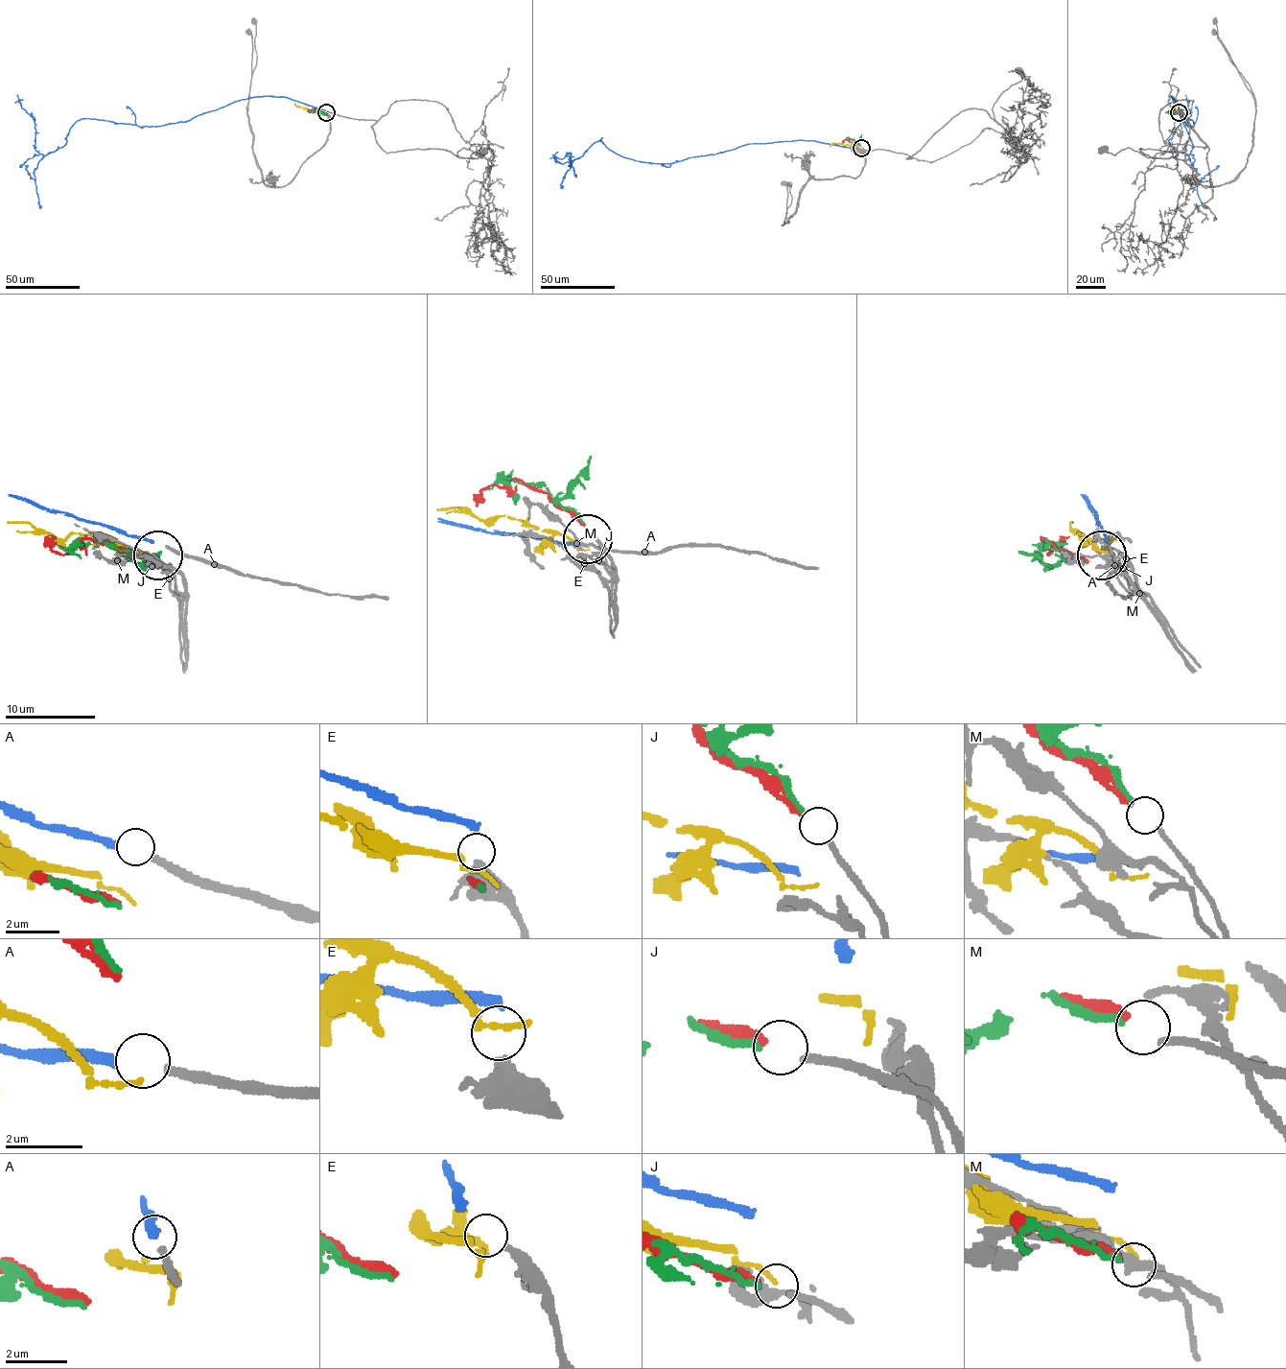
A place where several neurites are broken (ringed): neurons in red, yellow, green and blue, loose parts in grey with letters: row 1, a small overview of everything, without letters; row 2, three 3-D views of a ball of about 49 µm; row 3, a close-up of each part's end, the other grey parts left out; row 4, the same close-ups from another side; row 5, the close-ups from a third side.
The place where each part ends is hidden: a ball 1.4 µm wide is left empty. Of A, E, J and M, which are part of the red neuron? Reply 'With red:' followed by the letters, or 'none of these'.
With red: J

